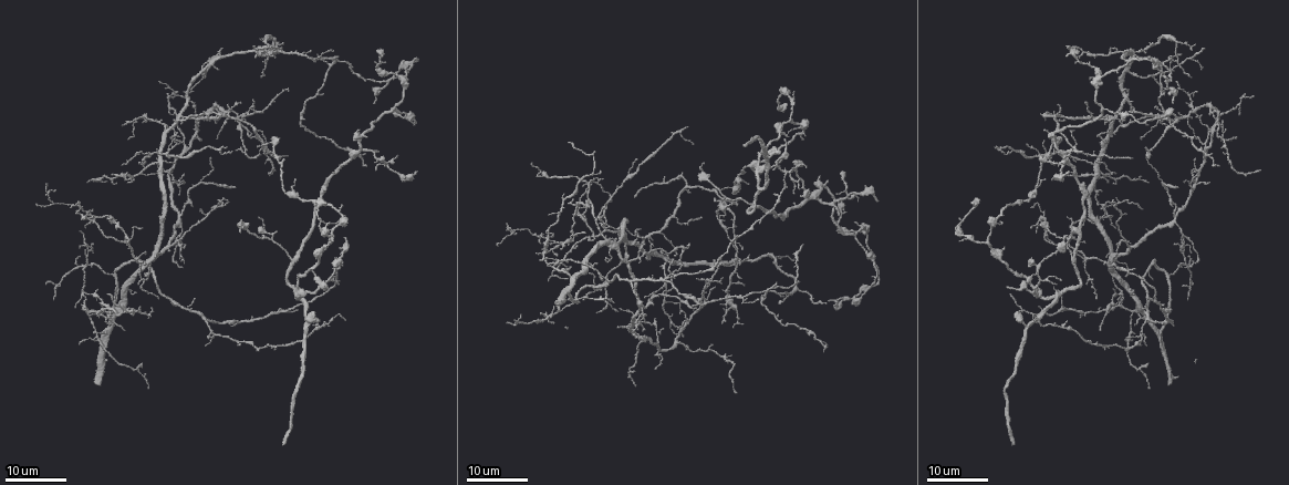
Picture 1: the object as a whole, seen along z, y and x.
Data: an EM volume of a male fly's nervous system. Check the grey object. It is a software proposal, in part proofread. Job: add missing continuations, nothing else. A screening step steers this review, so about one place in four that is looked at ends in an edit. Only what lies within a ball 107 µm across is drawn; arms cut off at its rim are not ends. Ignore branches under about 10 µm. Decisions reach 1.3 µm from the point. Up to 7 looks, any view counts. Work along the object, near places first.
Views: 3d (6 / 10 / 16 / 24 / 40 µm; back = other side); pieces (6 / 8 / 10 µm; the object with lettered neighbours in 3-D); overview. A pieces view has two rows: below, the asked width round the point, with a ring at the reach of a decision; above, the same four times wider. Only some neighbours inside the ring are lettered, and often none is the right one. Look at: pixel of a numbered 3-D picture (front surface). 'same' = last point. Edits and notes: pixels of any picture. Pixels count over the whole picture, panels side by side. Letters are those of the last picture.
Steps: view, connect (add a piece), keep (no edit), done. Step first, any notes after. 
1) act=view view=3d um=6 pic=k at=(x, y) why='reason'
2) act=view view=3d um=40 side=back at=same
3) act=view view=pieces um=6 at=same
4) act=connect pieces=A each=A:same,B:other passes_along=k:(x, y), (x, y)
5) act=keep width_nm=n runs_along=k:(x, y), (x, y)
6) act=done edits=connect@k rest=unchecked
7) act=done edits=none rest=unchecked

act=view view=3d um=16 pic=1 at=(1177, 186) why='free end'

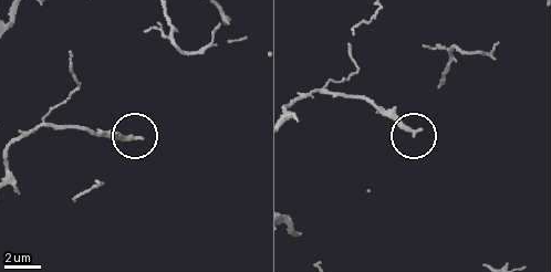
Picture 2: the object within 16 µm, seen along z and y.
act=view view=pieces um=10 pic=2 at=(420, 129)

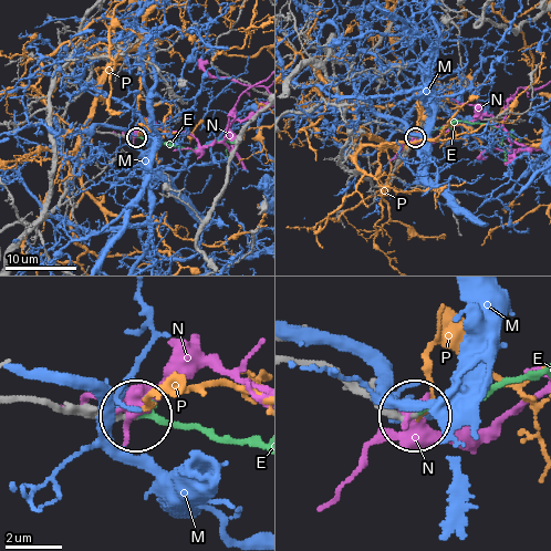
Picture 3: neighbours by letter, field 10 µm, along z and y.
act=connect pieces=E each=E:same,M:other,N:other,P:other found='it goes on there'

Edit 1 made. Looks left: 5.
act=view view=3d um=16 pic=1 at=(636, 294) why='an open end'

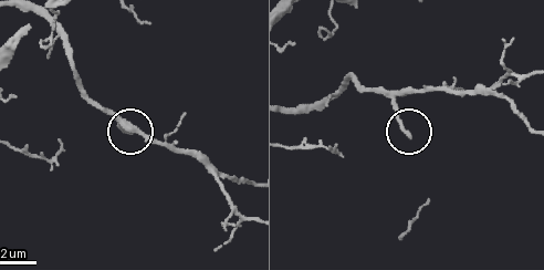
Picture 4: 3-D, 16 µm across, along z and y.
act=view view=pieces um=10 pic=4 at=(408, 137)

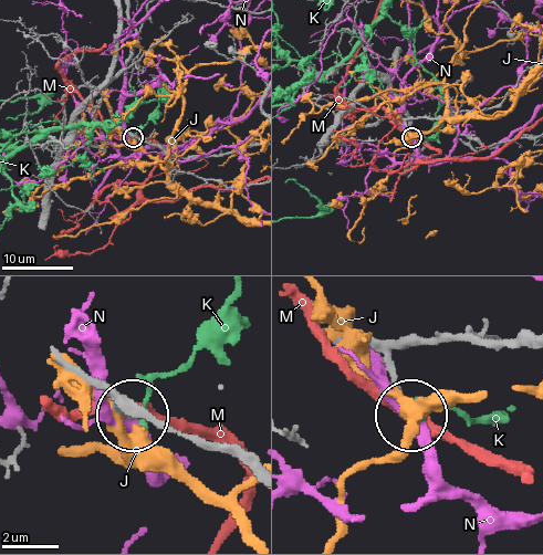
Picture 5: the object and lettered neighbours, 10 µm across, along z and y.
act=keep each=J:other,K:other,M:other,N:other found='no lettered piece goes on from it'

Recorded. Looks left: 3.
act=view view=3d um=24 pic=1 at=(1111, 266) why='end of a long branch'

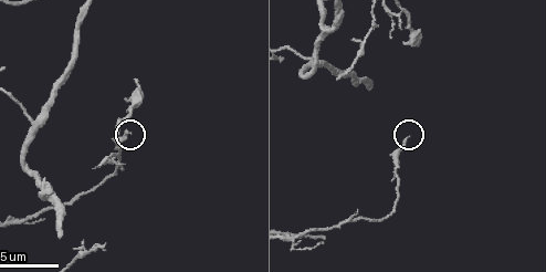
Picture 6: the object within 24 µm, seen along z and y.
act=view view=pieces um=8 pic=6 at=(406, 137)

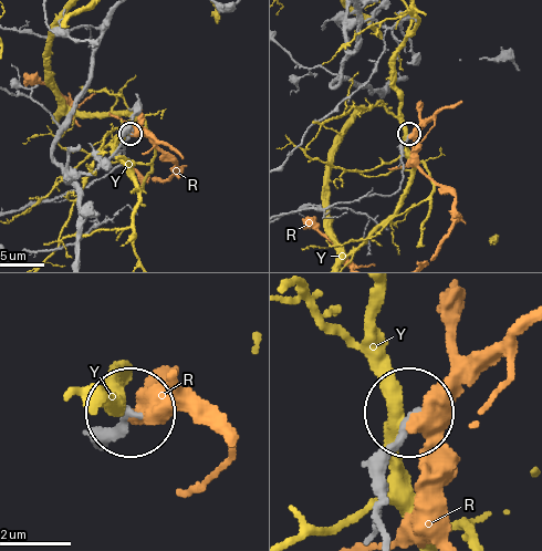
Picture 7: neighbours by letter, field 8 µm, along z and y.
act=keep each=R:other,Y:other runs_along=7:(379, 532), (377, 478), (388, 443), (409, 418) found='none of them fits'

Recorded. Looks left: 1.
act=done edits=connect@3 rest=unchecked

